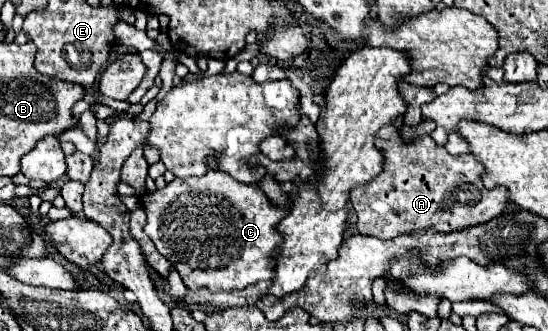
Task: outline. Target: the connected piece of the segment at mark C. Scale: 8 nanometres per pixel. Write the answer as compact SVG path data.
M211 170L201 178L175 178L161 190L149 194L145 192L145 196L139 198L139 202L147 214L145 234L153 240L159 254L163 254L171 262L171 266L181 274L183 284L189 290L207 288L213 294L231 292L243 290L253 282L273 278L271 254L281 244L275 226L287 214L287 210L277 210L277 206L269 206L259 186L241 184L221 170Z

